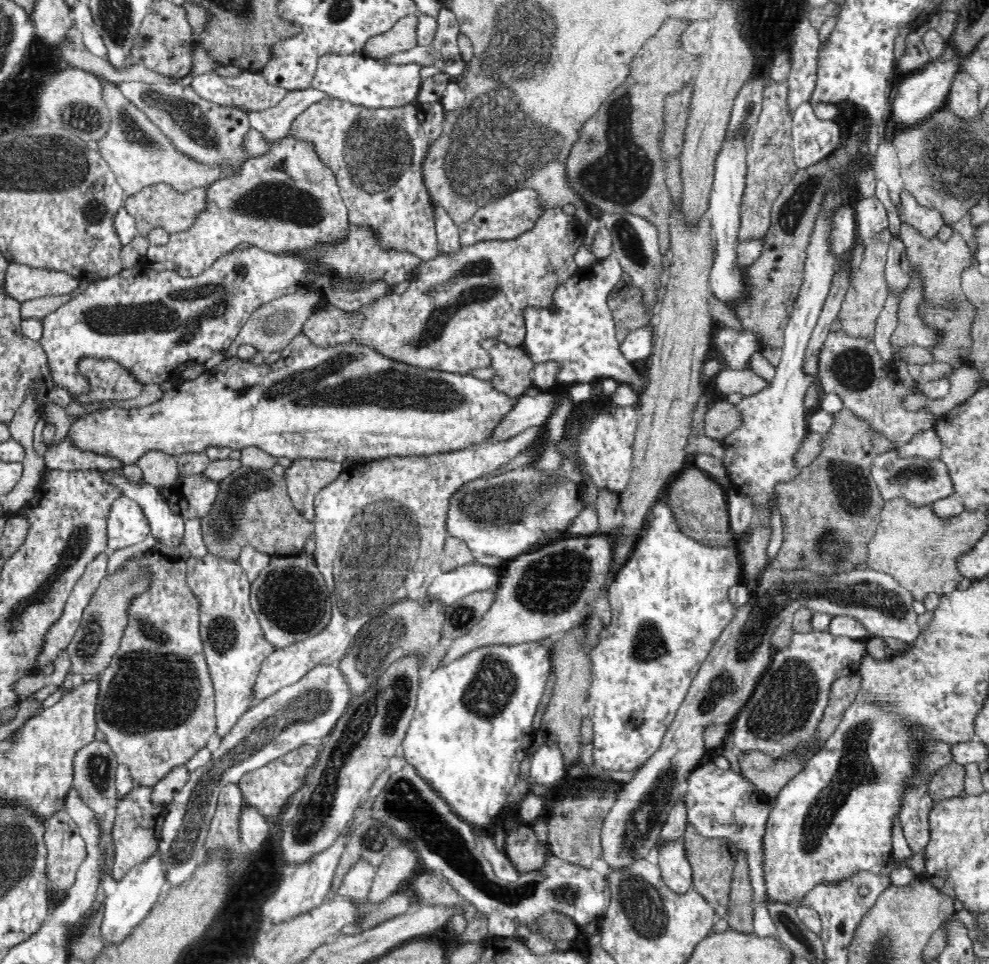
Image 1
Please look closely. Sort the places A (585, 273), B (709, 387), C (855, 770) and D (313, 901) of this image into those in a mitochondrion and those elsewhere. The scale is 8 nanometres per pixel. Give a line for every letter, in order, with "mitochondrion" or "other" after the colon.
A: other
B: other
C: mitochondrion
D: other

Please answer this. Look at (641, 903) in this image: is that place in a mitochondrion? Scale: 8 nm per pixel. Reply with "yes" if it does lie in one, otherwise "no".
yes

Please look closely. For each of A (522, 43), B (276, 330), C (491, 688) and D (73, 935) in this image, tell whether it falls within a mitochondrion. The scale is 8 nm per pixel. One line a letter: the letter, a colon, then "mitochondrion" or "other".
A: mitochondrion
B: mitochondrion
C: mitochondrion
D: other

